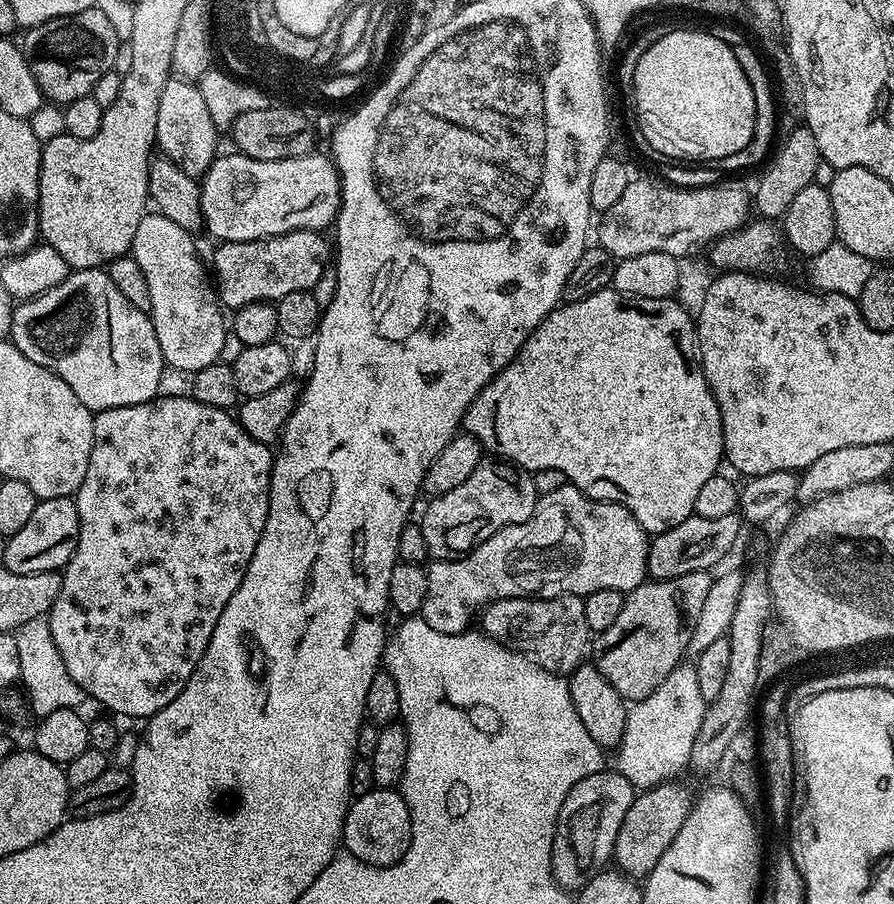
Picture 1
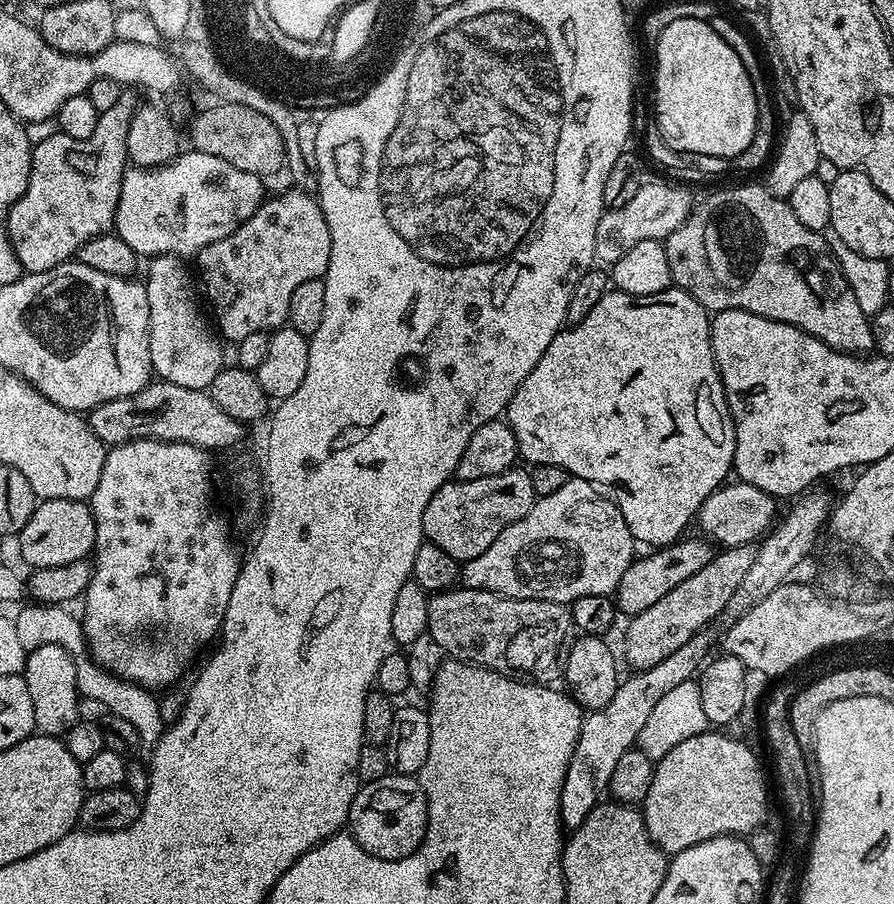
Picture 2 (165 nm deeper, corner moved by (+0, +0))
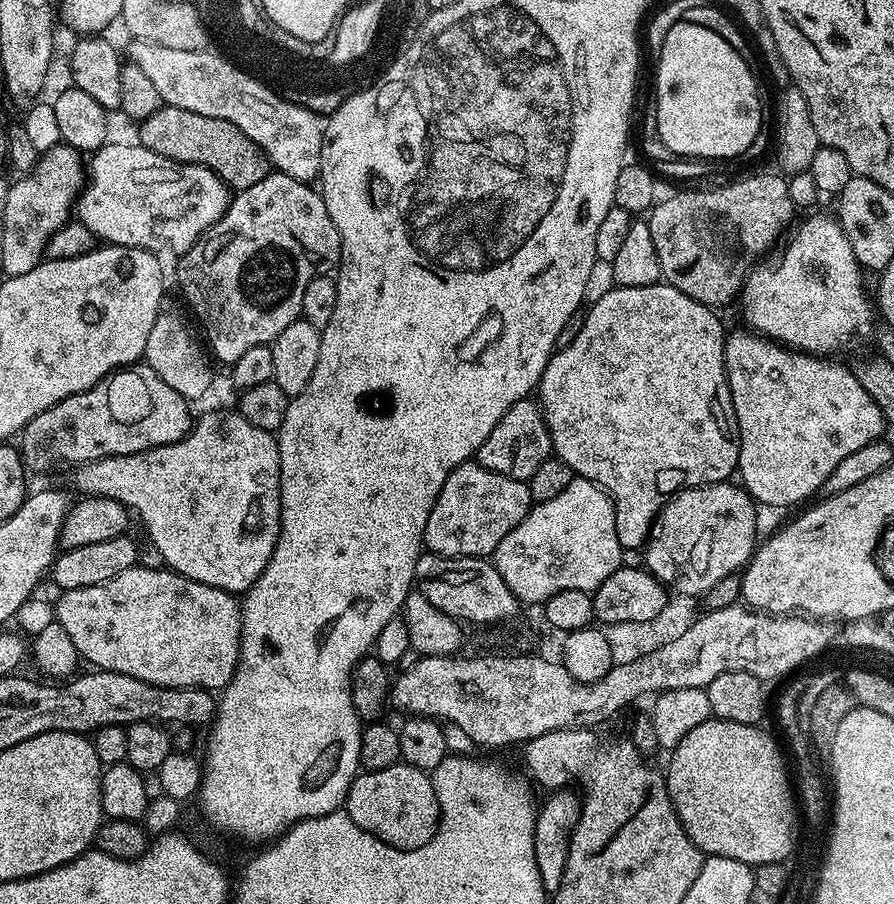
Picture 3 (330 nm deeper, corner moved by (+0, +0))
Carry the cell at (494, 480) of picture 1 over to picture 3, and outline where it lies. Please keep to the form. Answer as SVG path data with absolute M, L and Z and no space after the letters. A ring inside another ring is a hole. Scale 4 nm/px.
M475 462L460 464L450 478L446 478L434 502L434 510L430 510L424 531L427 551L438 556L491 557L498 542L526 518L533 503L525 481L494 474L494 470L486 470Z

